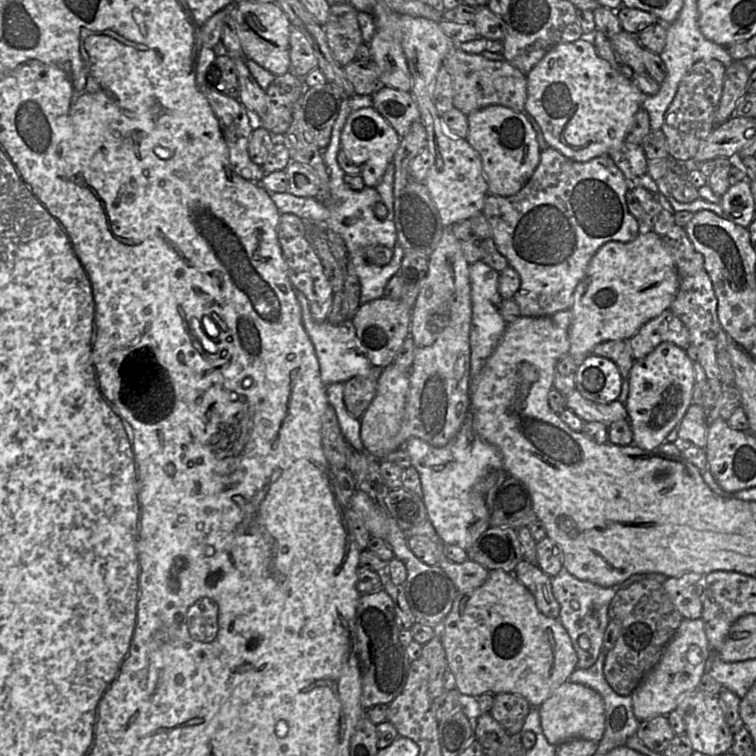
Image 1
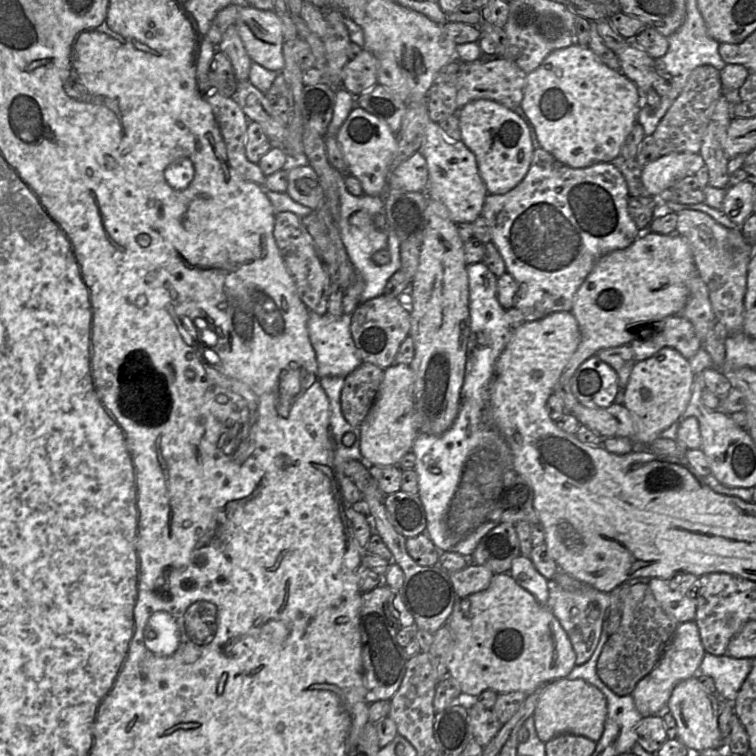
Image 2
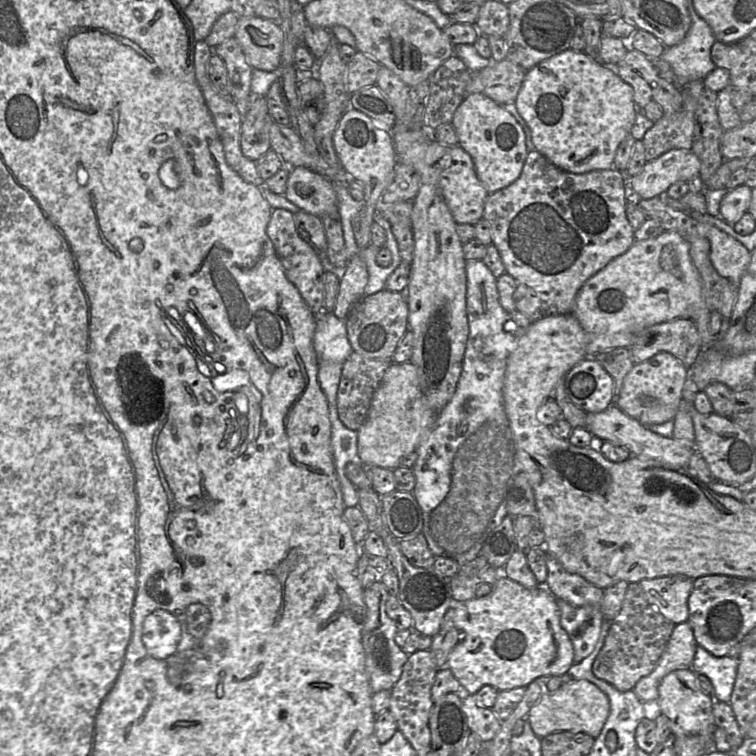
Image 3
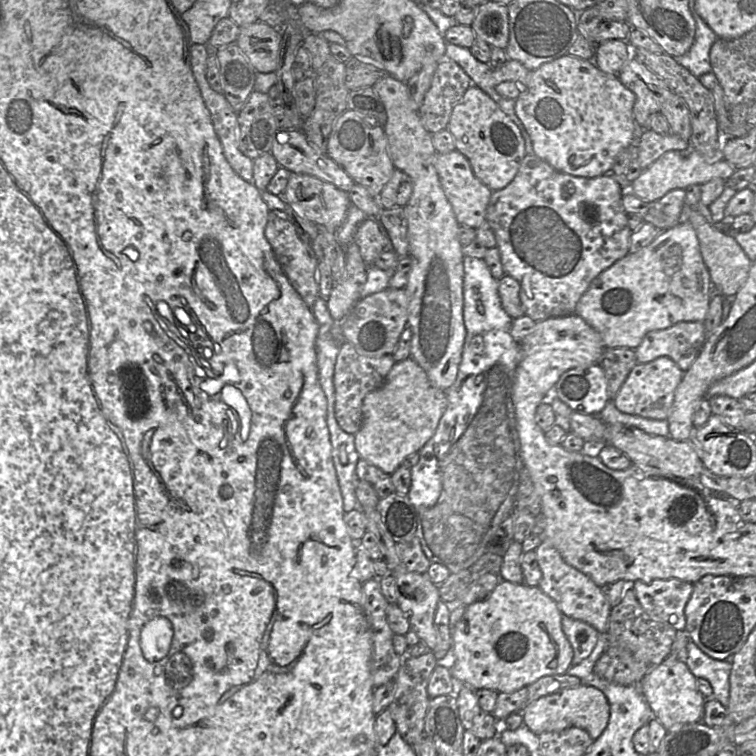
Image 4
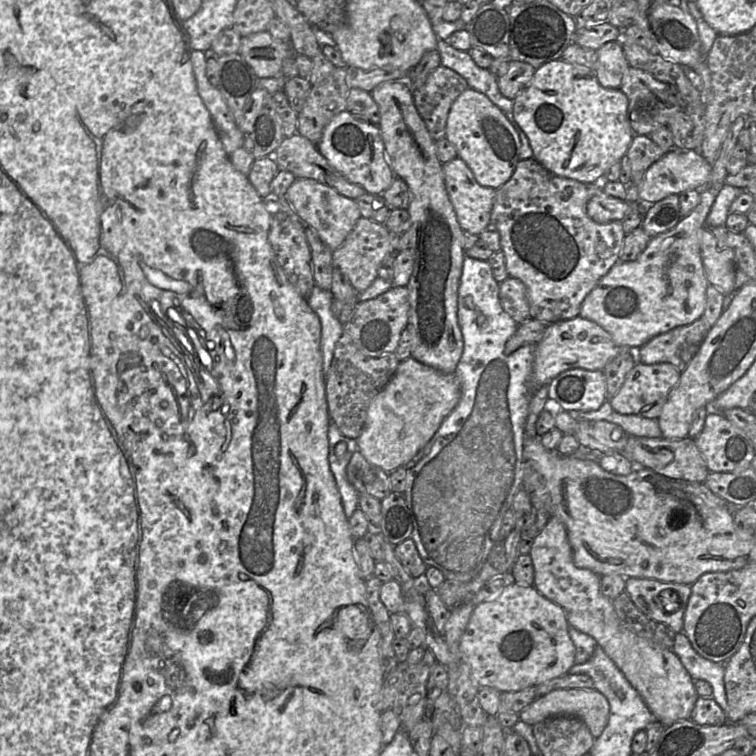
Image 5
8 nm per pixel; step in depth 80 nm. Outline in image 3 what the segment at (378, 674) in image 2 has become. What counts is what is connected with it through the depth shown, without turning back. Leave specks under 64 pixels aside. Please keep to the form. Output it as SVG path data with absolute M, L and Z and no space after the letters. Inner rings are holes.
M375 581L364 588L363 595L366 604L366 618L362 629L362 643L365 651L365 665L370 690L372 693L381 690L391 691L399 680L409 655L395 642L395 634L398 630L395 622L386 612L386 603L390 594L385 585L380 581Z

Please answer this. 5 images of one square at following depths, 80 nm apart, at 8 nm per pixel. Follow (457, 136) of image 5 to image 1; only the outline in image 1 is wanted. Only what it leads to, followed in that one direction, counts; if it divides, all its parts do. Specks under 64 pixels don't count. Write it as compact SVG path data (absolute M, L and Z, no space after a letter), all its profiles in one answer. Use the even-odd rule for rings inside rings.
M489 105L467 115L466 140L480 156L489 194L508 197L518 193L533 175L541 149L536 132L523 112L501 105Z

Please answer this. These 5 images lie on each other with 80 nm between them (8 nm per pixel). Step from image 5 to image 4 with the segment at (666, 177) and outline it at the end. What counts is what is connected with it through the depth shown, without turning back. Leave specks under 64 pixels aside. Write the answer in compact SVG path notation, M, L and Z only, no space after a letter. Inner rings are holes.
M691 147L688 150L671 150L643 170L640 176L631 182L631 188L633 195L638 198L658 201L671 190L686 189L694 184L703 185L714 178L727 180L735 171L736 168L724 159L709 163L702 154Z

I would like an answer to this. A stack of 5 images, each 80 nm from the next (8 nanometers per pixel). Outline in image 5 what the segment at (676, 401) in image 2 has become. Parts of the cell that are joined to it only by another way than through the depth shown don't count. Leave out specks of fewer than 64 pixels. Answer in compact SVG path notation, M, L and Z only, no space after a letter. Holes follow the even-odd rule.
M637 362L627 374L616 395L608 400L612 408L622 415L637 415L657 419L670 391L679 382L681 372L670 363L644 364Z

